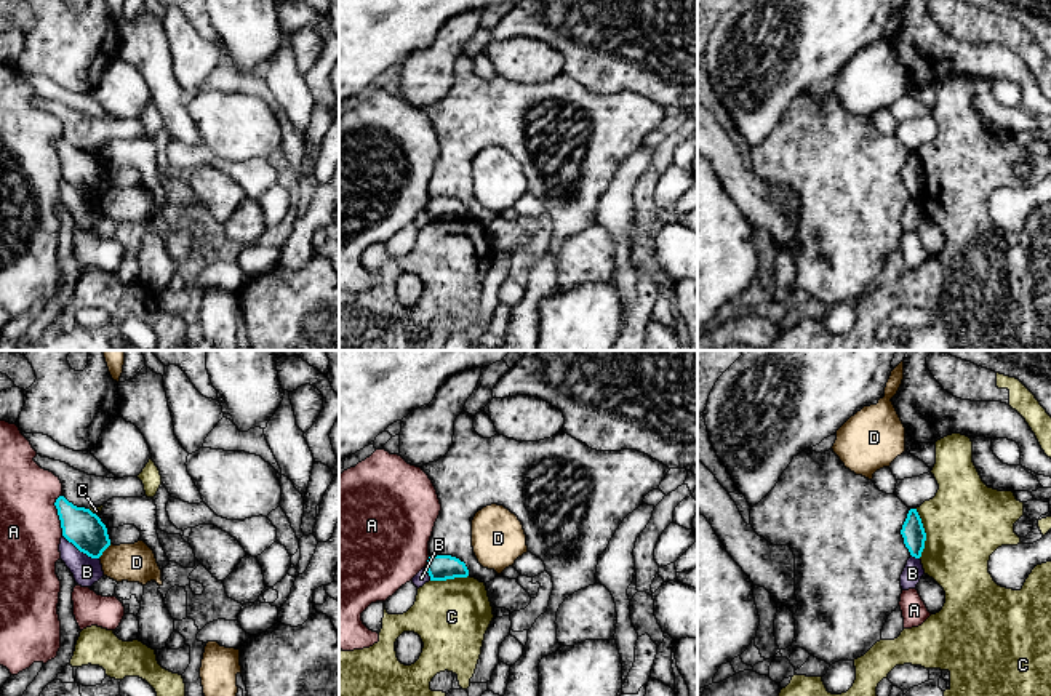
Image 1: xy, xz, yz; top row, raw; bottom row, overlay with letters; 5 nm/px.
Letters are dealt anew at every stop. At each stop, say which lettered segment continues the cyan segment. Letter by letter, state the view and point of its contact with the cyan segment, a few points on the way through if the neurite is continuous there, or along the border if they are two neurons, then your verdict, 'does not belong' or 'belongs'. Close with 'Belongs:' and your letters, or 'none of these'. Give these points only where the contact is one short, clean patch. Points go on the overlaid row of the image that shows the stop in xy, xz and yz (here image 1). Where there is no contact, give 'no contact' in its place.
A: xy (58, 514) | does not belong
B: xy (80, 551) | does not belong
C: yz (925, 533) | does not belong
D: xy (104, 549) | along xy (111, 544), (98, 557) | does not belong
Belongs: none of these

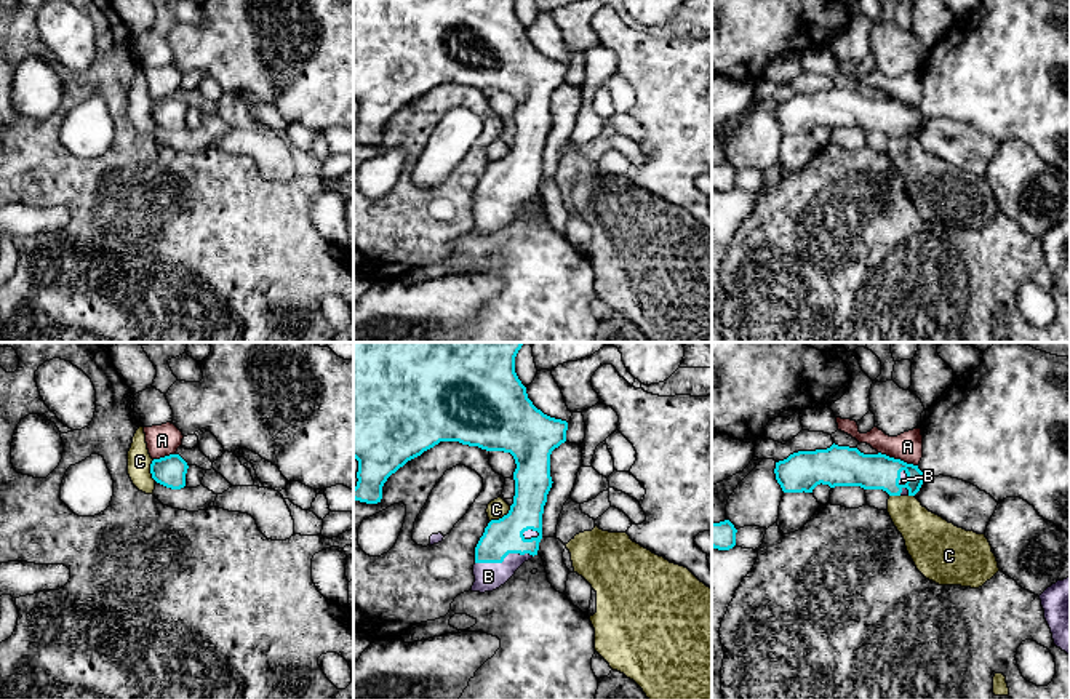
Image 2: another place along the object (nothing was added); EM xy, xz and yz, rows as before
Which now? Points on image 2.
A: yz (898, 459) | along yz (878, 451), (917, 466) | does not belong
B: xz (504, 557) | across xz (503, 536), (504, 557), (488, 576) | belongs
C: xz (503, 517) | along xz (511, 506), (506, 514), (490, 522) | does not belong
Belongs: B

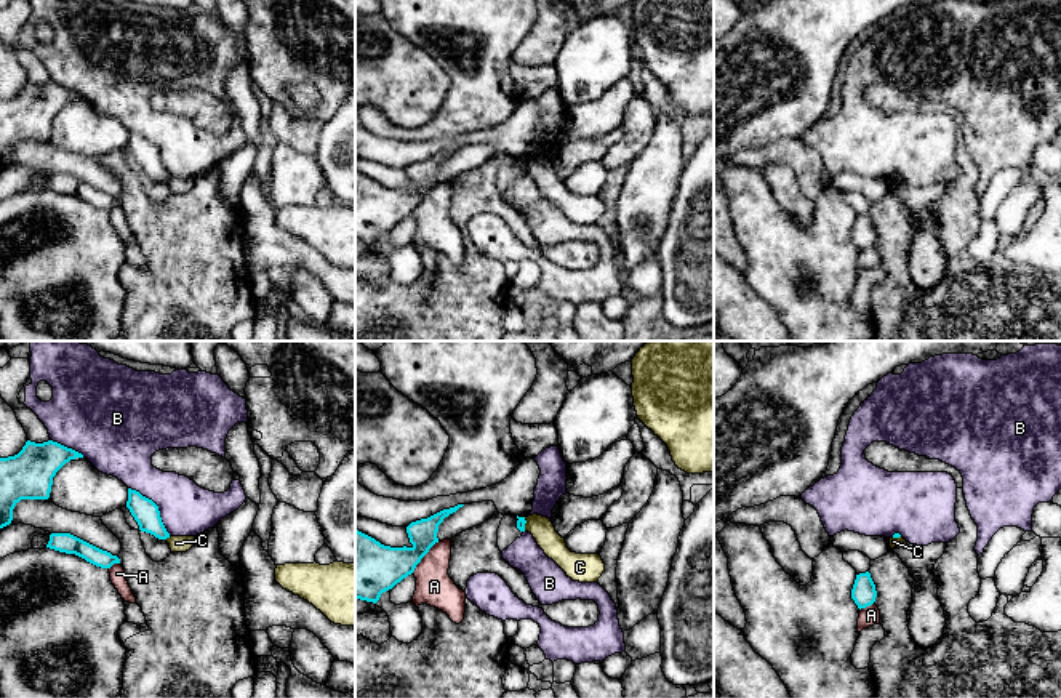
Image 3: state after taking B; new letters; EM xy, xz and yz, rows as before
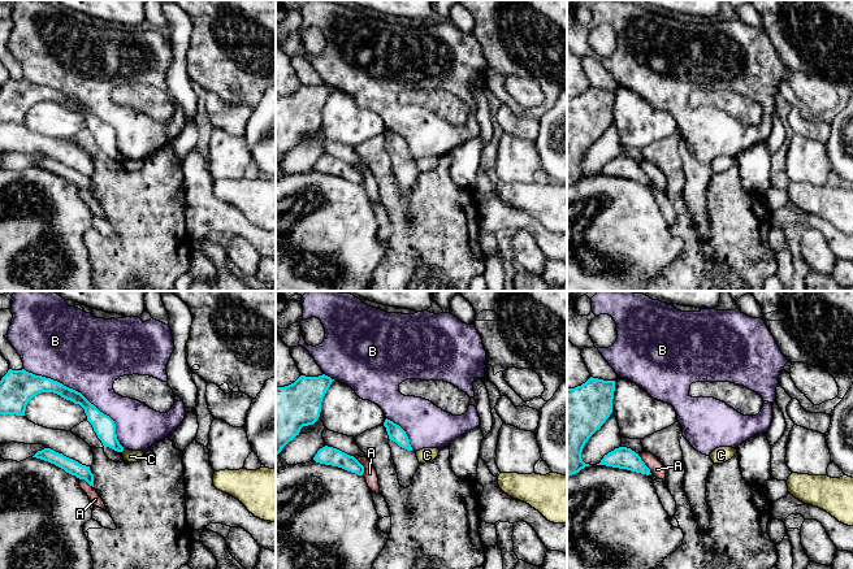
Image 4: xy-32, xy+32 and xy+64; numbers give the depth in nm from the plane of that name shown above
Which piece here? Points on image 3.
A: xz (424, 554) | does not belong
B: xy (157, 506) | does not belong
C: xy (167, 537) | does not belong
Belongs: none of these

